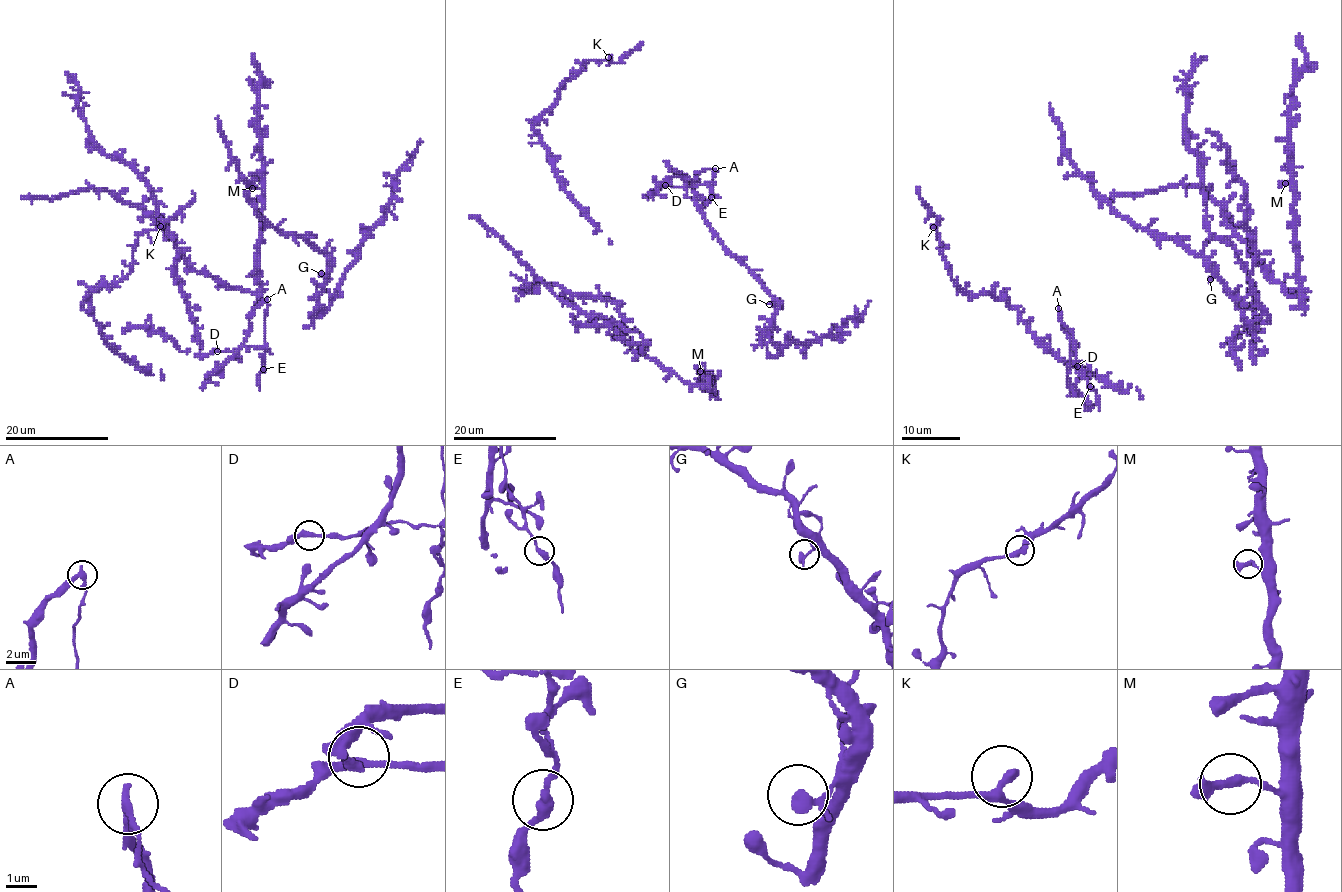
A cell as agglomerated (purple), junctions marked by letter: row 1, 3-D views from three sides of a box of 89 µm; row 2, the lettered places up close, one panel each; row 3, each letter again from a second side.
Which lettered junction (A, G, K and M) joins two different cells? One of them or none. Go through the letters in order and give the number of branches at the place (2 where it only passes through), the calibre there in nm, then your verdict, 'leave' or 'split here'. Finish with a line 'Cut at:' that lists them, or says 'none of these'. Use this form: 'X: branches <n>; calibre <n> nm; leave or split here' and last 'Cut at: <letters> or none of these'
A: branches 2; calibre 280 nm; split here
G: branches 2; calibre 280 nm; leave
K: branches 2; calibre 280 nm; leave
M: branches 2; calibre 260 nm; leave
Cut at: A

